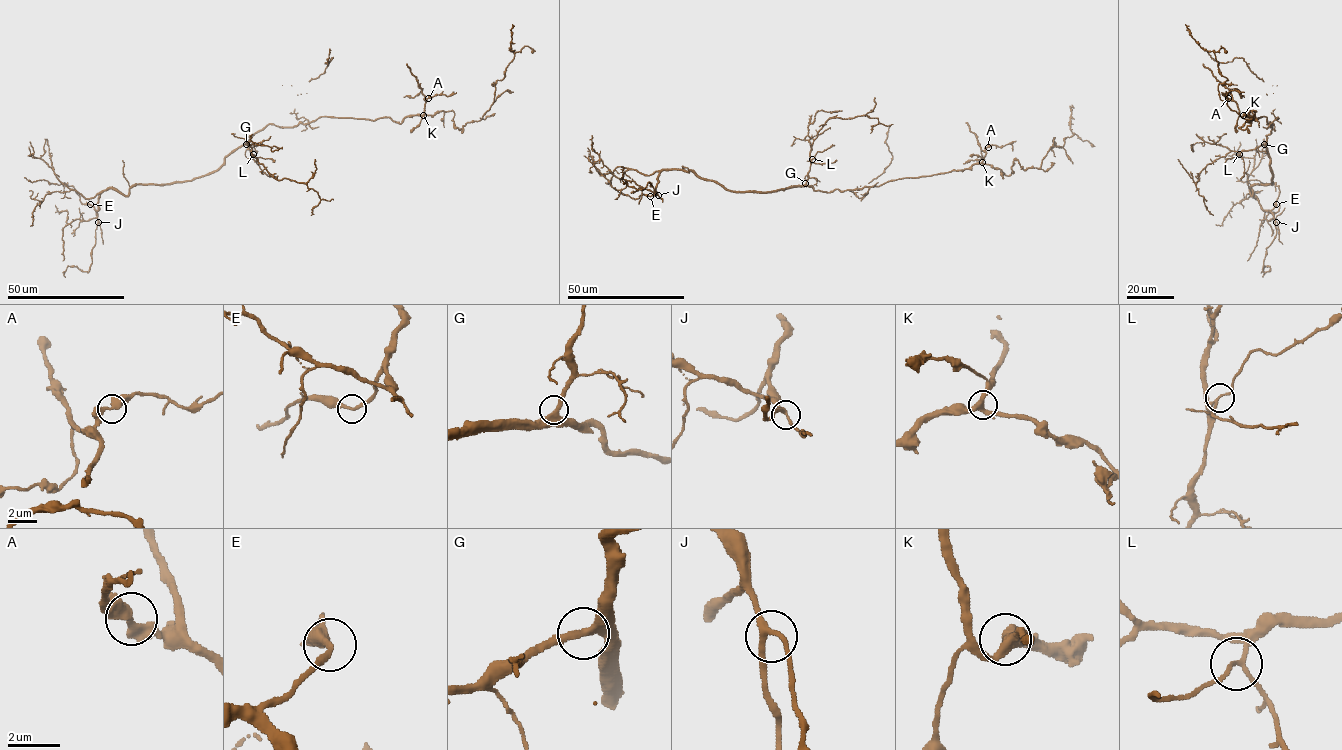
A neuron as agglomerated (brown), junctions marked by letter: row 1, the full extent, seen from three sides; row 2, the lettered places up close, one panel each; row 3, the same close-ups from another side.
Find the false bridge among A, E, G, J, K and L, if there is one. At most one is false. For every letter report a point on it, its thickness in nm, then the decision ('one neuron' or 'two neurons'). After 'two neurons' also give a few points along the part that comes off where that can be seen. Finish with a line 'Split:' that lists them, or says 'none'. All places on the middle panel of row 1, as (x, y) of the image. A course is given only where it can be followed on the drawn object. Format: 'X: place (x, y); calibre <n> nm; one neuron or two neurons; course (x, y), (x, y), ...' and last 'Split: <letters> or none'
A: place (988, 147); calibre 400 nm; one neuron
E: place (650, 196); calibre 240 nm; one neuron
G: place (805, 183); calibre 320 nm; one neuron
J: place (658, 195); calibre 220 nm; one neuron
K: place (982, 162); calibre 320 nm; one neuron
L: place (812, 159); calibre 150 nm; one neuron
Split: none

